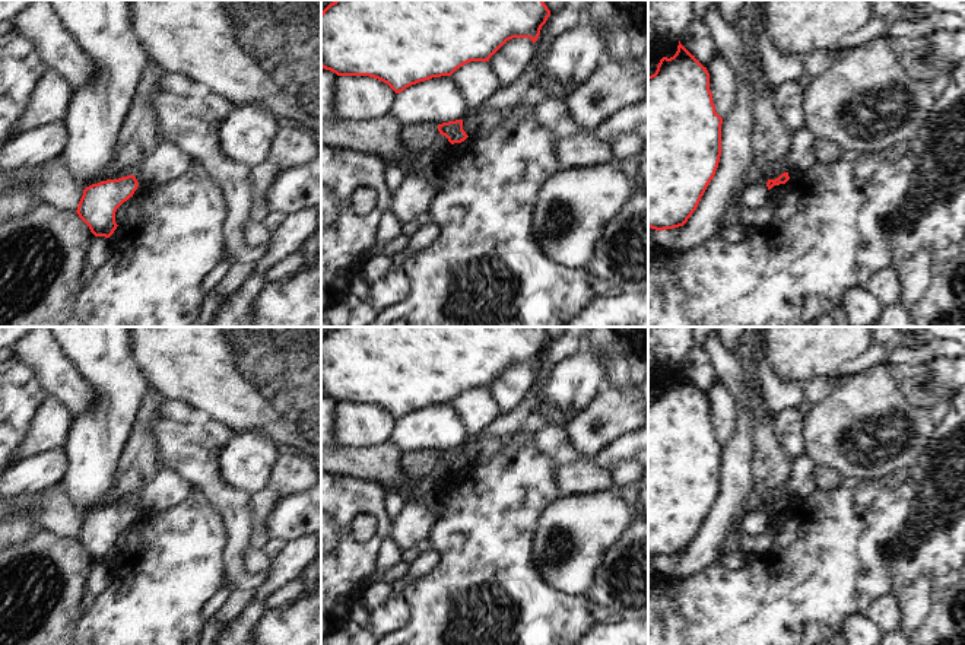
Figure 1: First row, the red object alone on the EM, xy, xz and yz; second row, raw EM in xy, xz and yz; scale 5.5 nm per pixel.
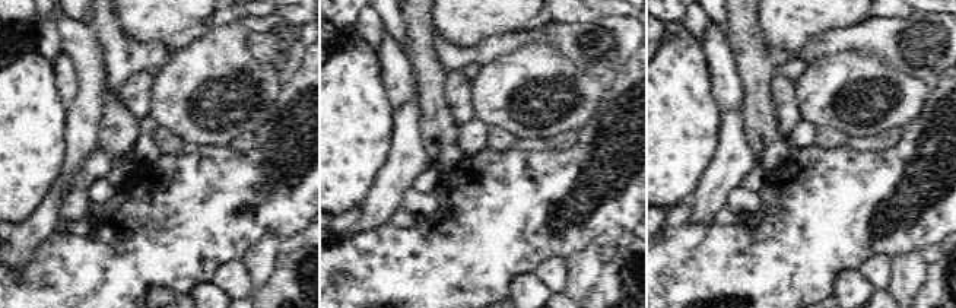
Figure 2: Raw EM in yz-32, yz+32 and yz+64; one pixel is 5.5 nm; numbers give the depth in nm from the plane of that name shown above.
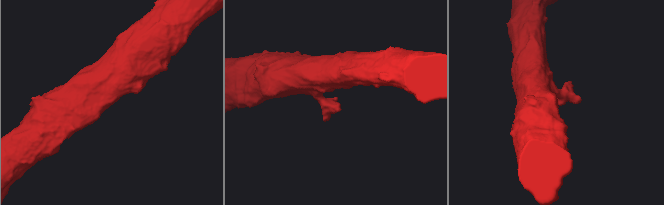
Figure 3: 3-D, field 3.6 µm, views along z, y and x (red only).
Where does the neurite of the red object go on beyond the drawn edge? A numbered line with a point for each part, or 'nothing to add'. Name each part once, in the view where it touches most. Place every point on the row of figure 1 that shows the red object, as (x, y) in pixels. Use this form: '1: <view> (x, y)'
nothing to add.

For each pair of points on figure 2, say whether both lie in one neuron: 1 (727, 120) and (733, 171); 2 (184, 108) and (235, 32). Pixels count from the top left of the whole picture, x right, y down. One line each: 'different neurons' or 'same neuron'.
1: same neuron
2: same neuron

